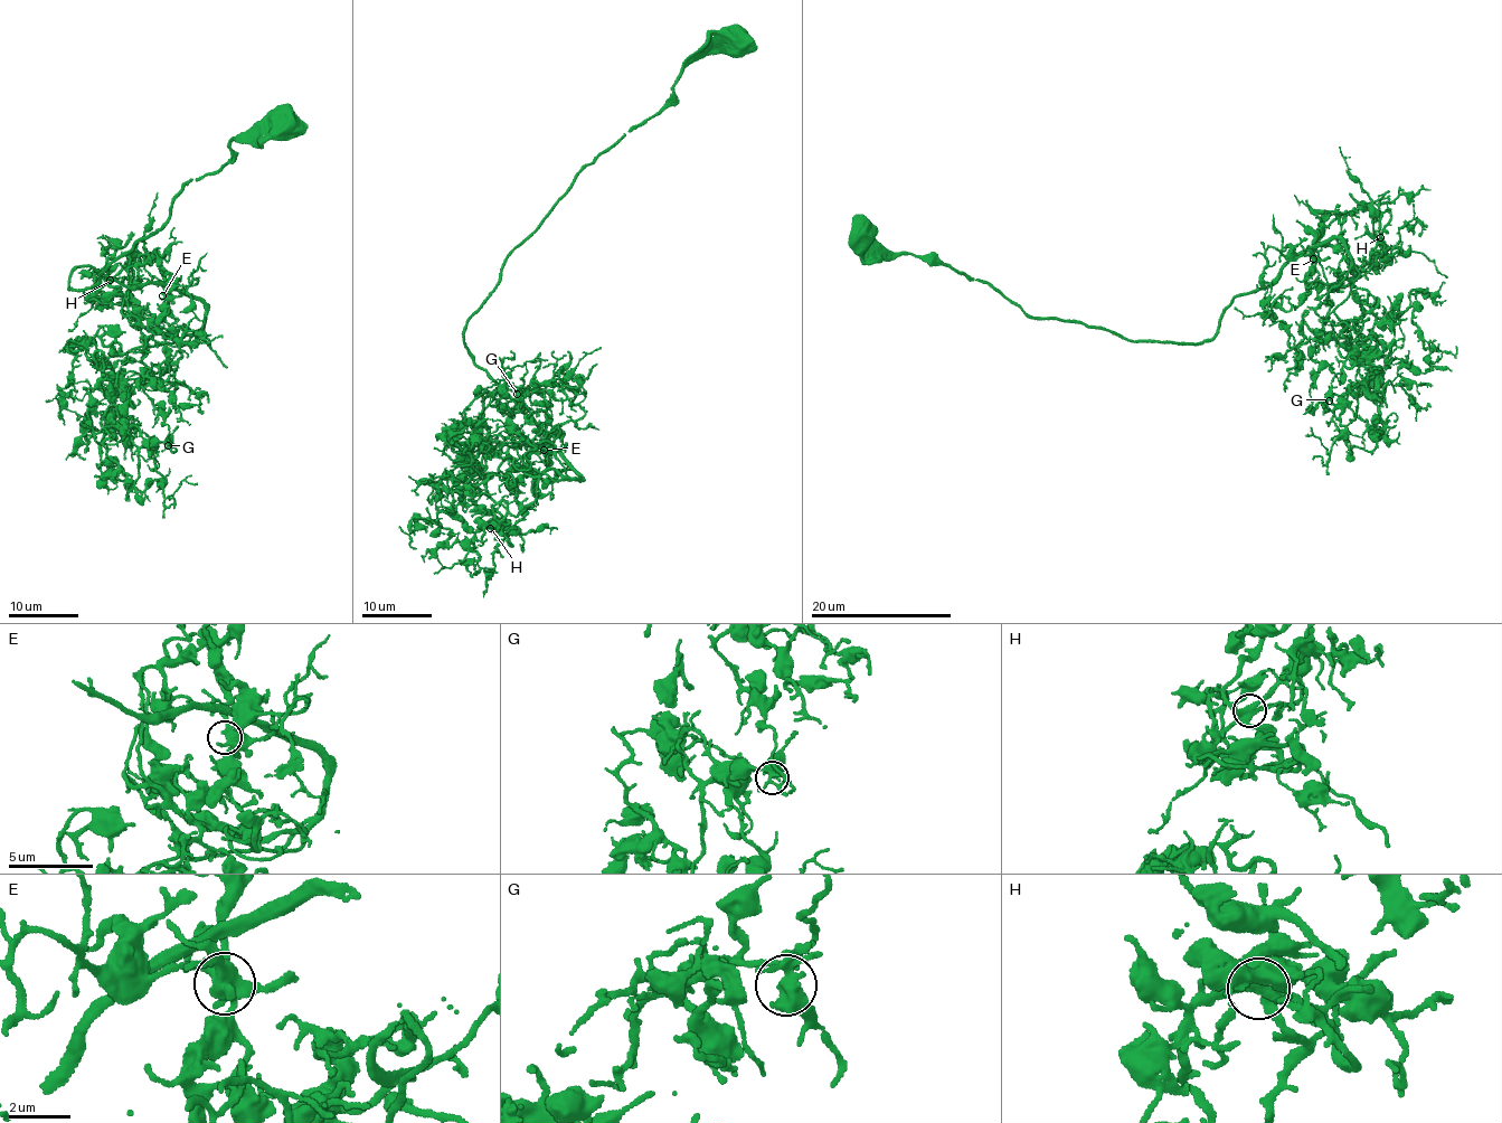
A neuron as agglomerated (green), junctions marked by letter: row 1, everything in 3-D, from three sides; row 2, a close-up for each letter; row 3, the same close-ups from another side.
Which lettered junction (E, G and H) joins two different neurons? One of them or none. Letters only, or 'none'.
none

